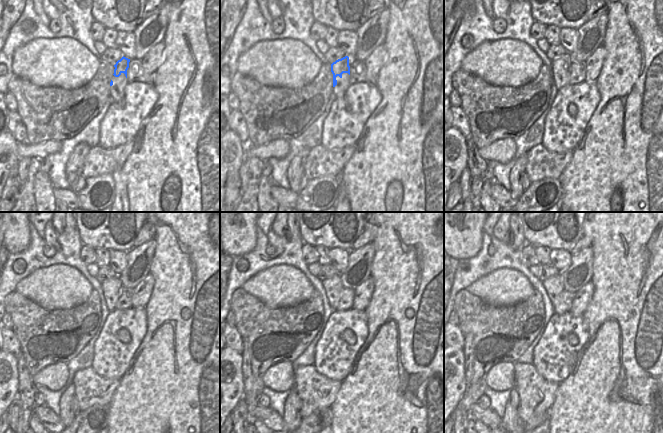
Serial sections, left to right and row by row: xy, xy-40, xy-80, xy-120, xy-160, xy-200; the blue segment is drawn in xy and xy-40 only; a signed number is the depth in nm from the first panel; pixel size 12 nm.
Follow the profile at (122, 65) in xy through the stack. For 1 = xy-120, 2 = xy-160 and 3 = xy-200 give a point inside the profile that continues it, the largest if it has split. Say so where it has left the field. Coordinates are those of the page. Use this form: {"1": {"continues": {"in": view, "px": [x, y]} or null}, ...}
{"1": {"continues": {"in": "xy-120", "px": [111, 287]}}, "2": {"continues": {"in": "xy-160", "px": [333, 286]}}, "3": {"continues": {"in": "xy-200", "px": [554, 285]}}}

